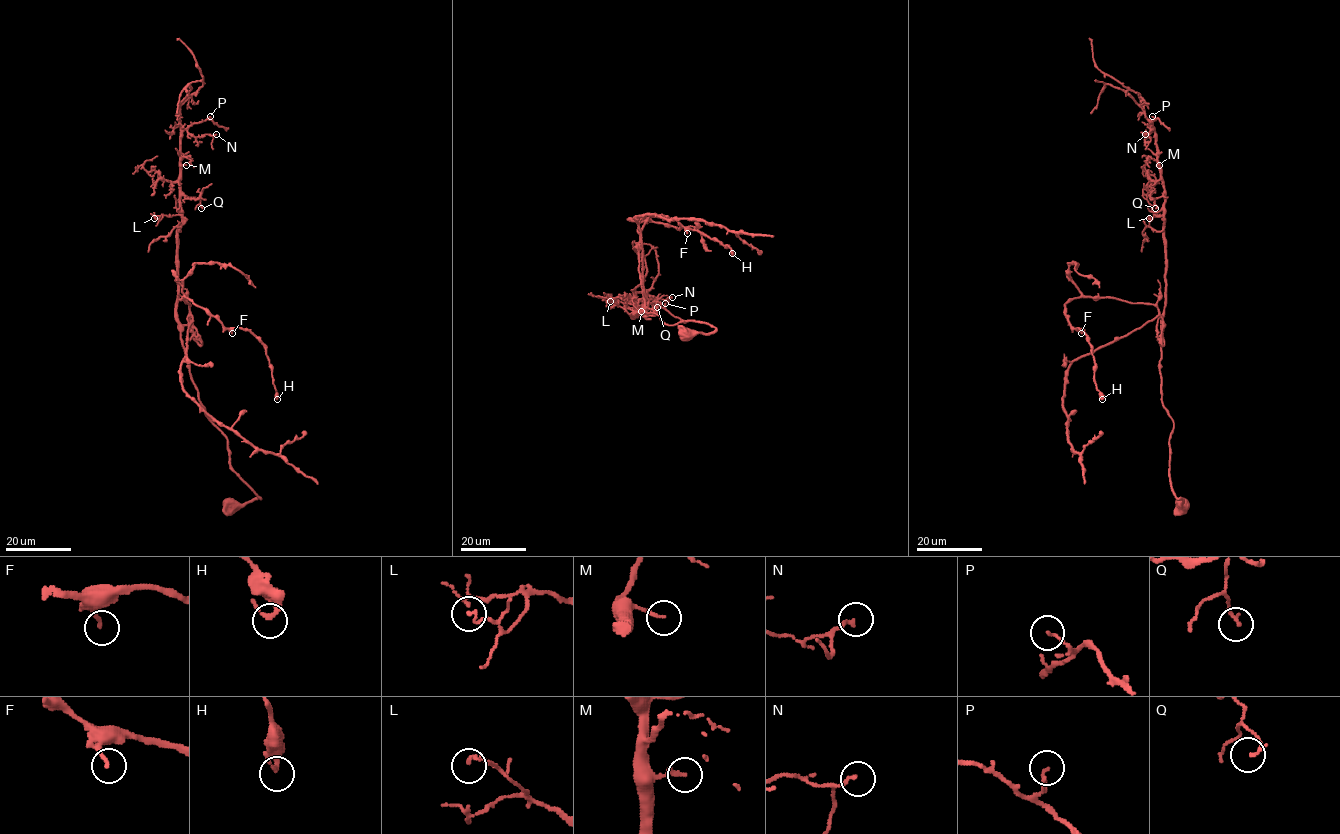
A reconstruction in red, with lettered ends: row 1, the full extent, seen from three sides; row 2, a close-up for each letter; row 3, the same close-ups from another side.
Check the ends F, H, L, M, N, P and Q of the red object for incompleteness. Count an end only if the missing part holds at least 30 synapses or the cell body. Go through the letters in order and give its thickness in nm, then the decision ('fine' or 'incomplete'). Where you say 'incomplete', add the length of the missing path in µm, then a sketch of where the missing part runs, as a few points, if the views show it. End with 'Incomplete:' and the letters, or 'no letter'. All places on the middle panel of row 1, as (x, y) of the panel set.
F: 160 nm thick; fine
H: 240 nm thick; fine
L: 130 nm thick; fine
M: 160 nm thick; fine
N: 160 nm thick; fine
P: 100 nm thick; fine
Q: 140 nm thick; fine
Incomplete: no letter

